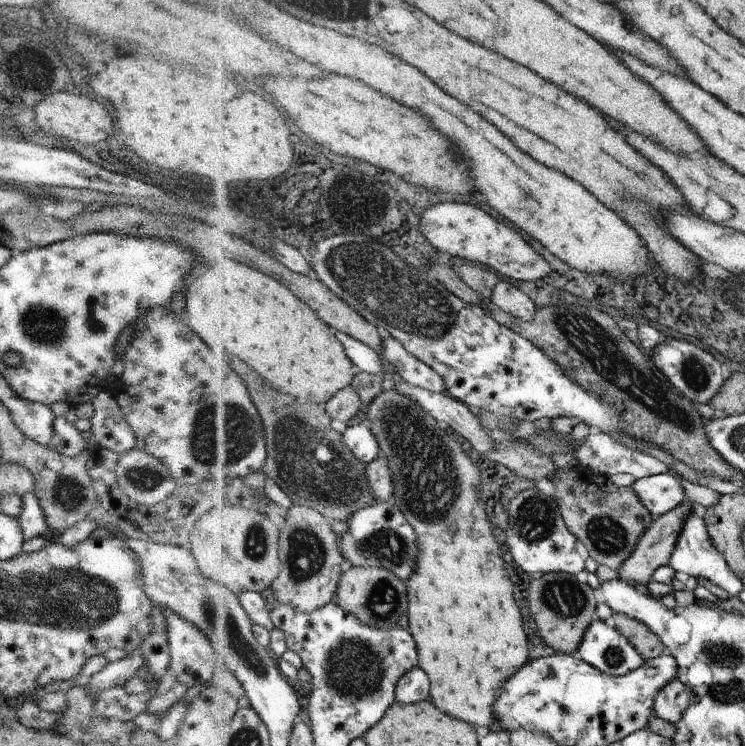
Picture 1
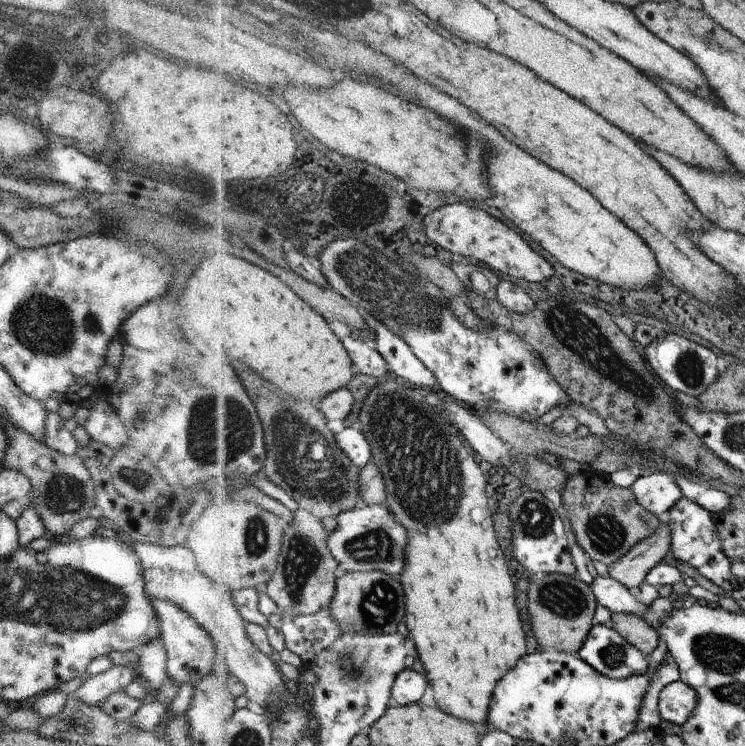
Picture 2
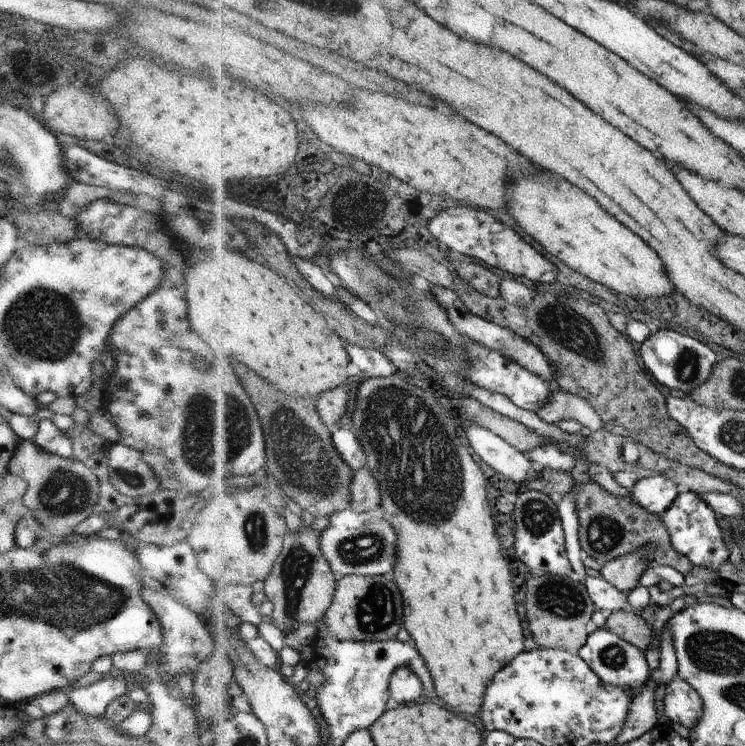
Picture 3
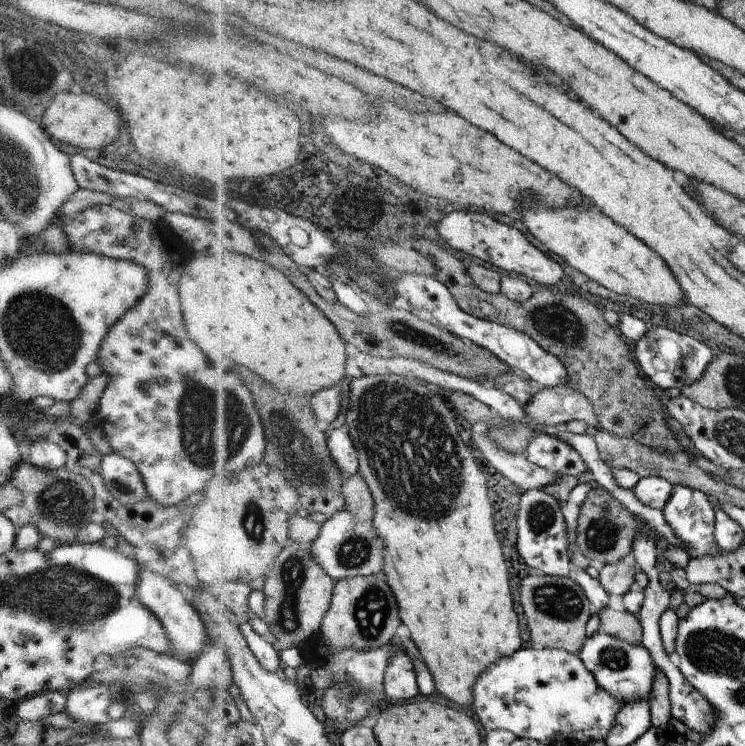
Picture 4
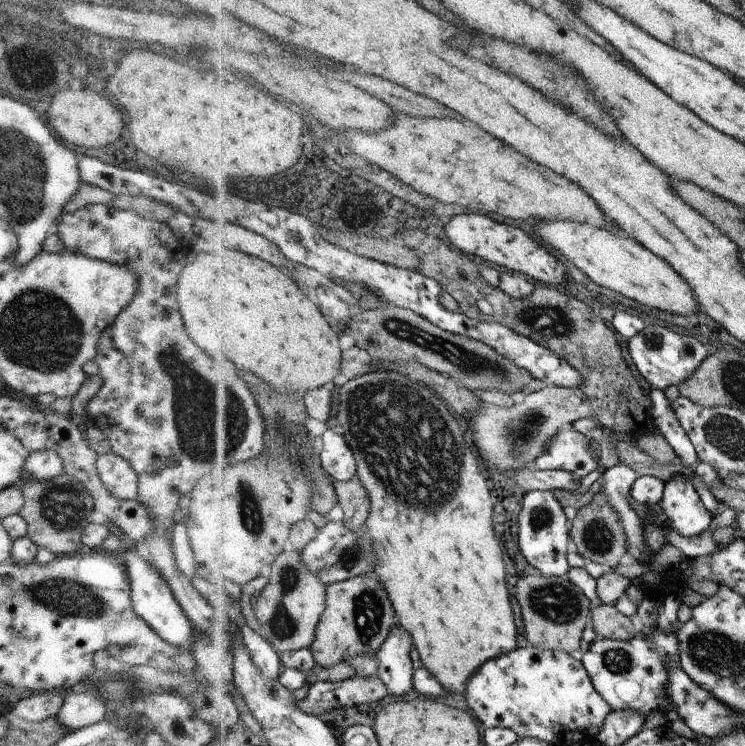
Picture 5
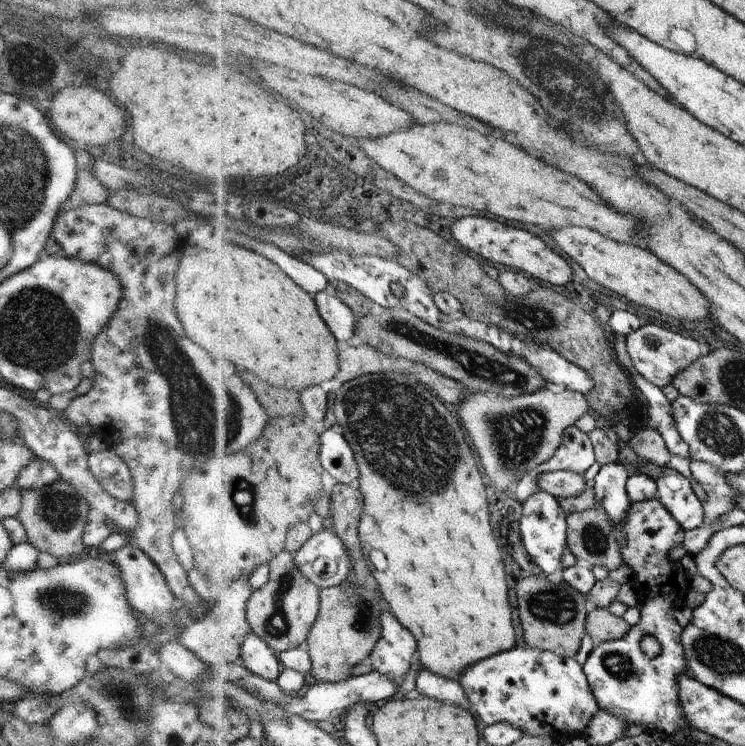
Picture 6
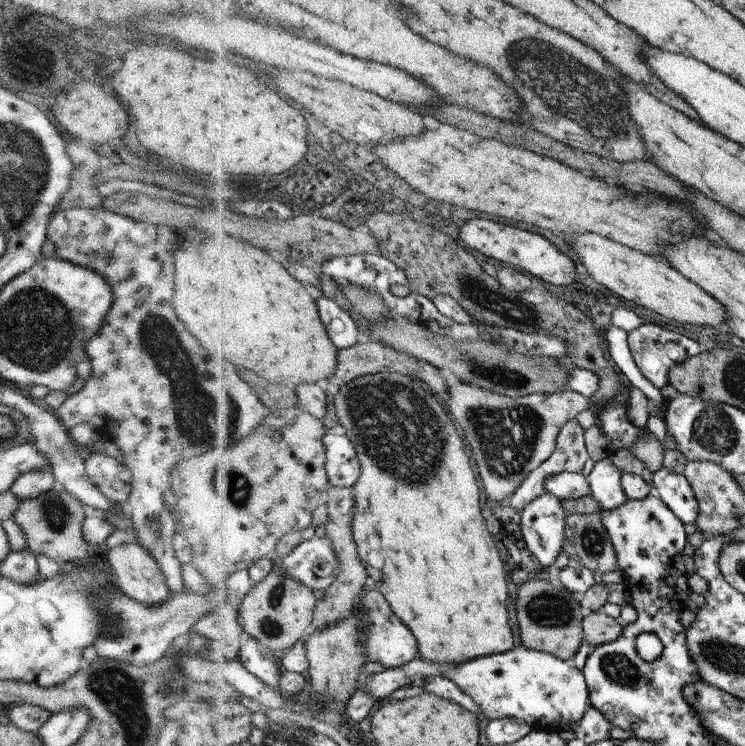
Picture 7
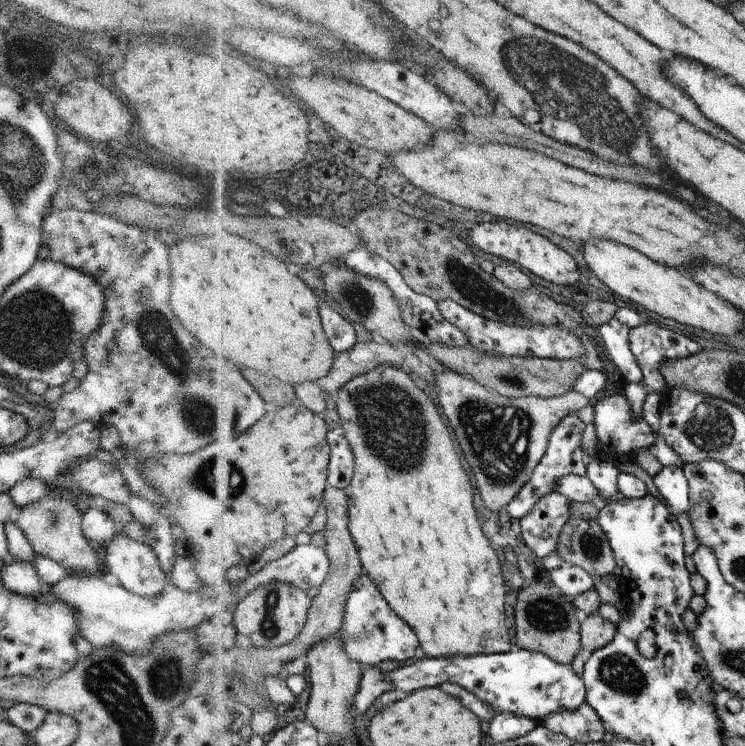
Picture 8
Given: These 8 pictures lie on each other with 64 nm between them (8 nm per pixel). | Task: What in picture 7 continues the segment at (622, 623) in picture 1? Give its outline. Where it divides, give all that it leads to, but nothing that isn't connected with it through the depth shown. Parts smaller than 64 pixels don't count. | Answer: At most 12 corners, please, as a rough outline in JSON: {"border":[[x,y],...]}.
{"border":[[604,611],[587,612],[584,642],[593,648],[626,630]]}

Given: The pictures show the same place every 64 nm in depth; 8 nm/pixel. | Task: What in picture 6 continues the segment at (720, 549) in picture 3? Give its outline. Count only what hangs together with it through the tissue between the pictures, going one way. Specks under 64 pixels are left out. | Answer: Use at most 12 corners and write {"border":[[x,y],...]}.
{"border":[[676,469],[656,474],[657,498],[684,531],[704,523],[703,503]]}

